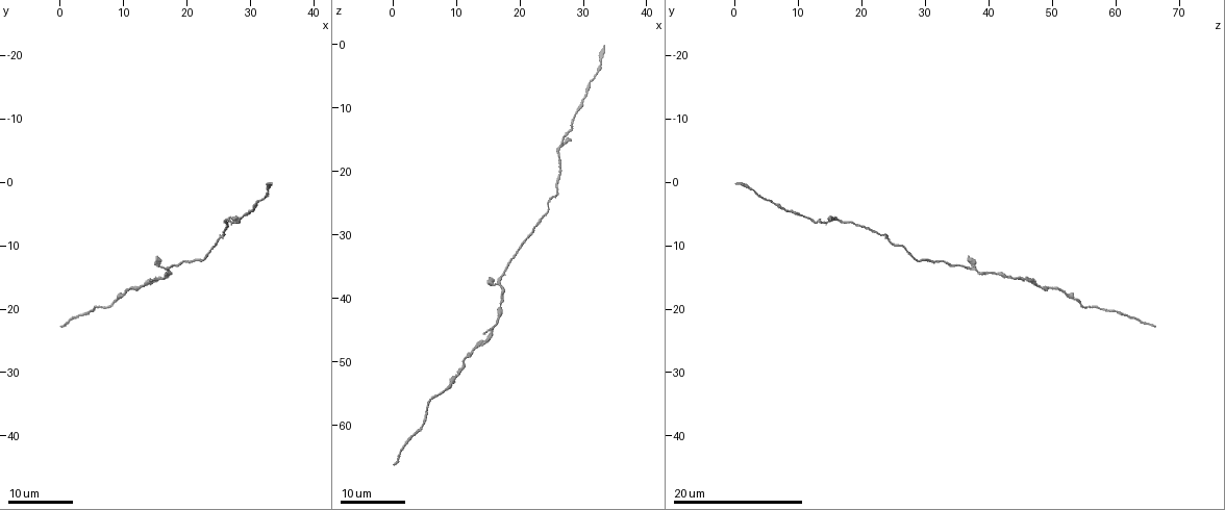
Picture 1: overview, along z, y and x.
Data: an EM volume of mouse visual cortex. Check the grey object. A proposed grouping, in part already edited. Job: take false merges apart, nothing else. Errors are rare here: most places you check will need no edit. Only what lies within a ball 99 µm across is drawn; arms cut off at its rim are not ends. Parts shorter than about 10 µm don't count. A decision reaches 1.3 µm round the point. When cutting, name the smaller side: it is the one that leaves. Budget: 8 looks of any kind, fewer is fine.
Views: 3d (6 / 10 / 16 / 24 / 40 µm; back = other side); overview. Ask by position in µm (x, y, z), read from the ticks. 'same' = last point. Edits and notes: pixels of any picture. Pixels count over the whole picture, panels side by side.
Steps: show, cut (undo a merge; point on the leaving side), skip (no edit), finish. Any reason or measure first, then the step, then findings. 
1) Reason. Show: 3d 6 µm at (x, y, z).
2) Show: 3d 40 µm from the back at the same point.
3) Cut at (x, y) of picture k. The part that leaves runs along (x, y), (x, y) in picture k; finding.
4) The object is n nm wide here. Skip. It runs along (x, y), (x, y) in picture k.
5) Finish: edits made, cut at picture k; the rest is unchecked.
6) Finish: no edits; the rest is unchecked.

Narrows sharply. Show: 3d 24 µm at (22.0, 12.0, 29.0).

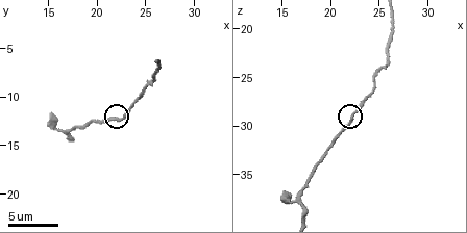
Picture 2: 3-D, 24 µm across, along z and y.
Show: 3d 10 µm at (22.4, 12.4, 29.0).

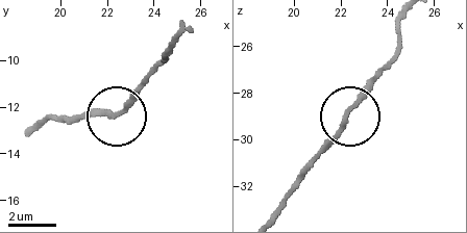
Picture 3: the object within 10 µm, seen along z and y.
Skip. It runs along (35, 123), (49, 117), (109, 117), (153, 71) in picture 3; continuous, no second cell.

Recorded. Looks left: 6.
Thick turns thin. Show: 3d 24 µm at (8.5, 18.5, 54.0).

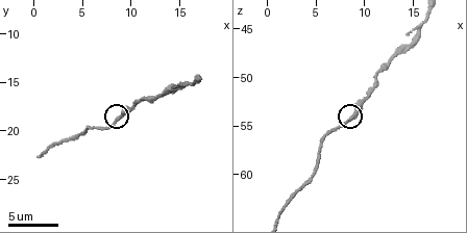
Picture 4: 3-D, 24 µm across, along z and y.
Show: 3d 10 µm at (8.8, 18.4, 54.0).

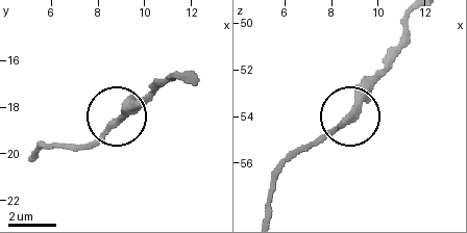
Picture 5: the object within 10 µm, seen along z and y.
The object is 270 nm wide here. Skip. It runs along (408, 21), (406, 45), (389, 69), (308, 150) in picture 5; all the same cell.

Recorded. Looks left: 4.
Show: 3d 16 µm at (15.5, 15.5, 45.5).

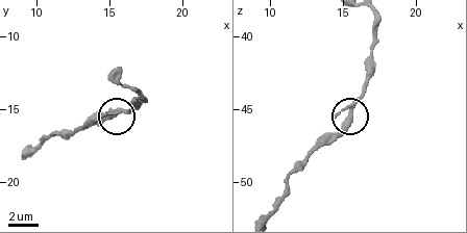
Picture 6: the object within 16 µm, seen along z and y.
Zoom in. Show: 3d 10 µm at the same point.

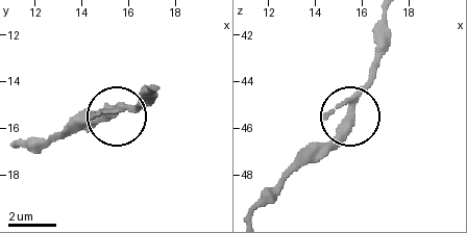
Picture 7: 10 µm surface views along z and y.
Show: 3d 6 µm at the same point.

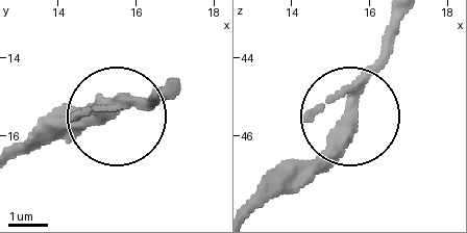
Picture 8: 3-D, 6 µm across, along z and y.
Skip. It runs along (161, 85), (121, 105), (54, 112) in picture 8; continuous, no second cell.

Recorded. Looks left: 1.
Narrows sharply. Show: 3d 16 µm at (5.2, 20.2, 57.8).

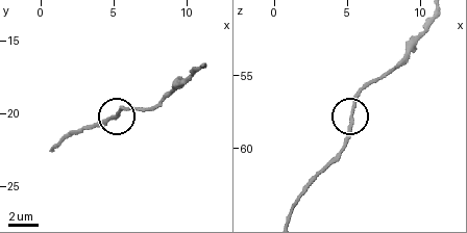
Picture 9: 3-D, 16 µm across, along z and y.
The object is 200 nm wide here. Skip. All the same cell.

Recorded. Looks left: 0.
Finish: no edits; the rest is unchecked.

